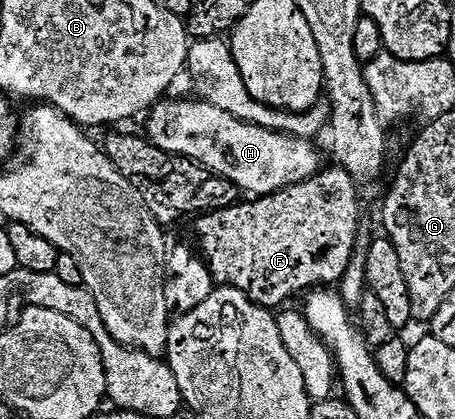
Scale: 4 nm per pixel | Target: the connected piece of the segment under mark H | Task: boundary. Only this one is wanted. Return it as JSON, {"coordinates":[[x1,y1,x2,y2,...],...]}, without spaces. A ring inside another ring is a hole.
{"coordinates":[[200,98,164,100,154,103,148,109,149,133,147,133,147,139,149,143,173,156,182,156,193,161,214,177,222,176,223,179,230,180,235,187,250,192,248,194,250,197,271,195,273,192,281,191,293,184,303,183,323,168,322,153,312,139,289,136,287,133,279,133,275,130,265,129,263,126,248,124]]}

